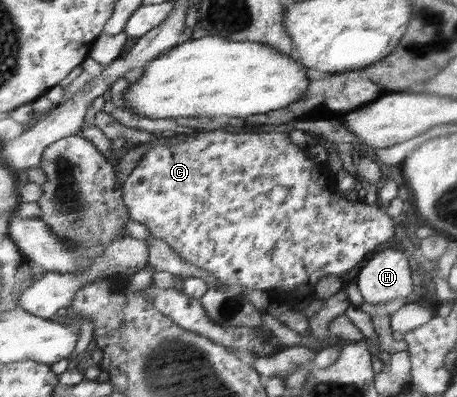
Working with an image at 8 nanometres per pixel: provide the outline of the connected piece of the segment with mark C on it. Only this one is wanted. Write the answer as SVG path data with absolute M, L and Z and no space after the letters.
M215 128L215 130L199 130L199 133L194 136L181 134L179 138L169 138L169 142L163 145L148 144L148 151L123 183L122 198L131 220L145 224L153 237L167 242L187 262L206 270L209 276L217 278L217 282L220 282L221 285L239 285L245 289L251 288L263 290L263 292L275 290L275 292L289 294L289 298L293 299L305 290L313 290L313 286L319 282L319 278L323 278L327 274L335 274L335 276L341 274L342 277L345 272L349 272L351 268L361 264L363 258L369 252L373 252L379 244L387 242L395 232L395 224L393 224L391 216L385 214L376 203L369 205L361 199L345 202L341 198L342 190L337 190L335 178L331 178L333 175L333 171L325 172L319 163L313 164L311 158L303 152L303 147L291 142L289 133L279 133L273 128L273 130L259 130L259 132L245 130L239 134L231 134L224 131L223 128L219 128L219 130Z

